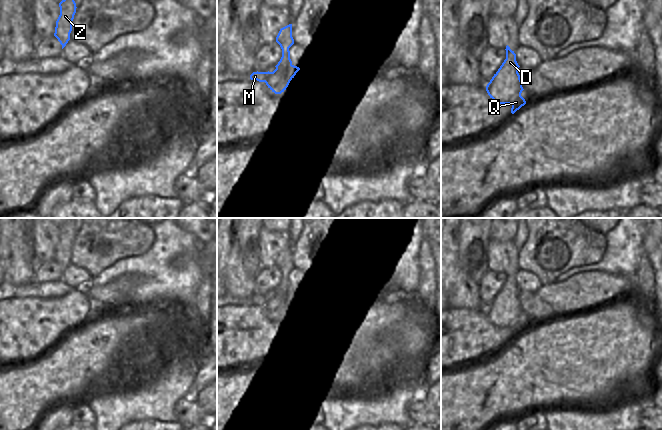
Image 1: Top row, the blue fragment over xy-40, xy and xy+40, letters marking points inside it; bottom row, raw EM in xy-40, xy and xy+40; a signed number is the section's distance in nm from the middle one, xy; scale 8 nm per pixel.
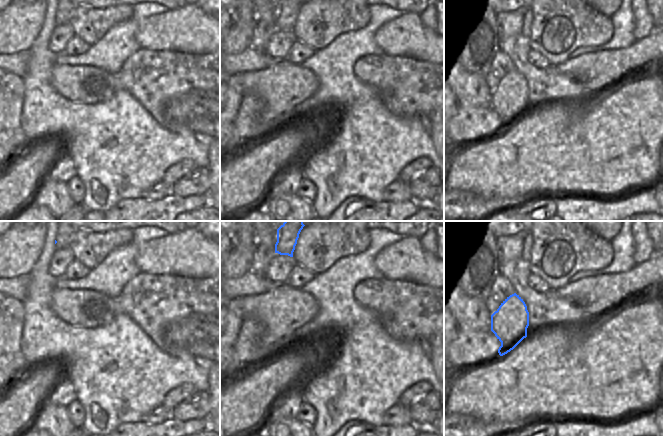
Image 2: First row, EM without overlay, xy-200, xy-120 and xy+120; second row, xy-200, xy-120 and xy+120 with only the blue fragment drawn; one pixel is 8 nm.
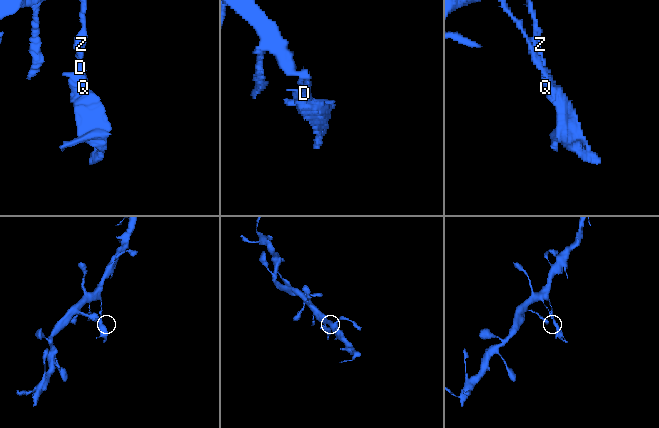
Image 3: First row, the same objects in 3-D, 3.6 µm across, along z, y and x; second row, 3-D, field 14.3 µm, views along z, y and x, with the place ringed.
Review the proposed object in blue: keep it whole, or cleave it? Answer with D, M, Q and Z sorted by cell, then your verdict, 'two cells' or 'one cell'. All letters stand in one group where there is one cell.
D M Q / Z; two cells

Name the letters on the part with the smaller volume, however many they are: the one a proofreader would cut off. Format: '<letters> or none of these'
D, M, Q

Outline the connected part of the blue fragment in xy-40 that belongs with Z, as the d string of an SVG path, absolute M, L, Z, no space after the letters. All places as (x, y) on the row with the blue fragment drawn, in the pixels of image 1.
M62 0L59 3L60 15L56 21L54 36L62 45L62 49L70 40L72 31L72 21L76 13L76 3L74 0Z

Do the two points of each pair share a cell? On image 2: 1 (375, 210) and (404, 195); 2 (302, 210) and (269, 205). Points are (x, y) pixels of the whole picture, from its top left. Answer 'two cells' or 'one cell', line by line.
1: two cells
2: one cell

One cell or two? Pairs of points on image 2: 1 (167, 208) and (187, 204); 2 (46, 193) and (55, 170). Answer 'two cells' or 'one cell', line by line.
1: one cell
2: two cells

